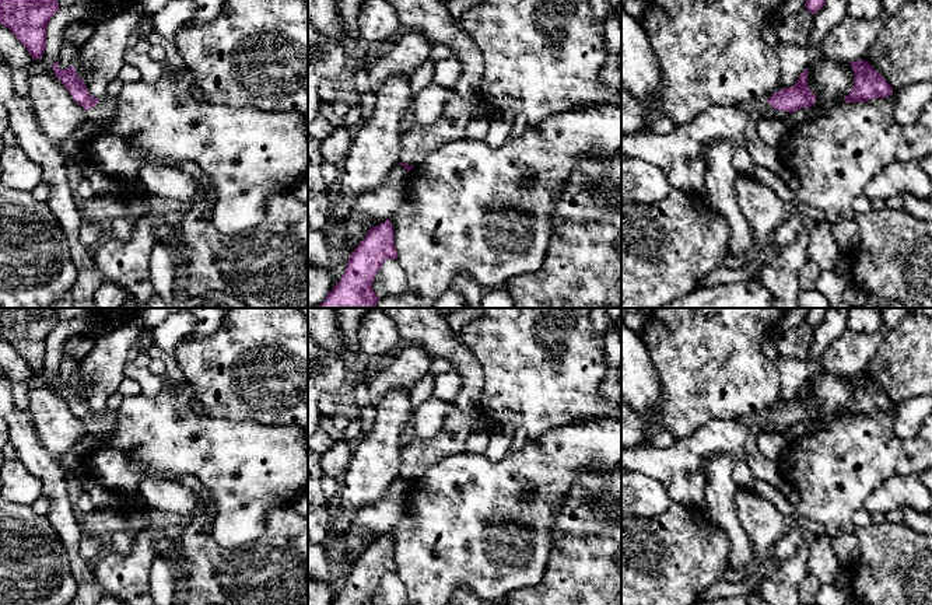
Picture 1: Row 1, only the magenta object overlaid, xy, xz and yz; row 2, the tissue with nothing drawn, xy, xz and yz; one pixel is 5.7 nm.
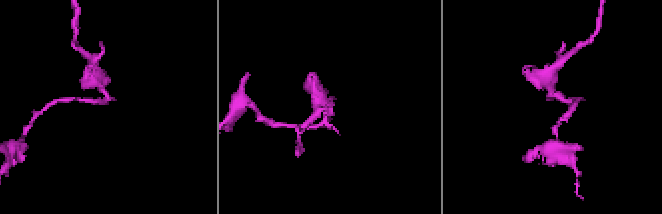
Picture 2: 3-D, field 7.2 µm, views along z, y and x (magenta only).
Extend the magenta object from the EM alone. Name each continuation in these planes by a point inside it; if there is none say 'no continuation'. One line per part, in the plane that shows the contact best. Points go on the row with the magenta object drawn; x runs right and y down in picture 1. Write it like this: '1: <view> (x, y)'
1: yz (766, 109)

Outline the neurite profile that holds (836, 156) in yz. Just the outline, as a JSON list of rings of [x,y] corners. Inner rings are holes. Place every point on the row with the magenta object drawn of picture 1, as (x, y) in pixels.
[[[894,94],[865,102],[842,102],[828,115],[788,122],[779,157],[786,171],[800,181],[796,203],[806,203],[821,213],[828,223],[854,220],[852,202],[863,195],[872,178],[893,162],[919,161],[932,154],[932,101],[910,125],[894,119]]]

